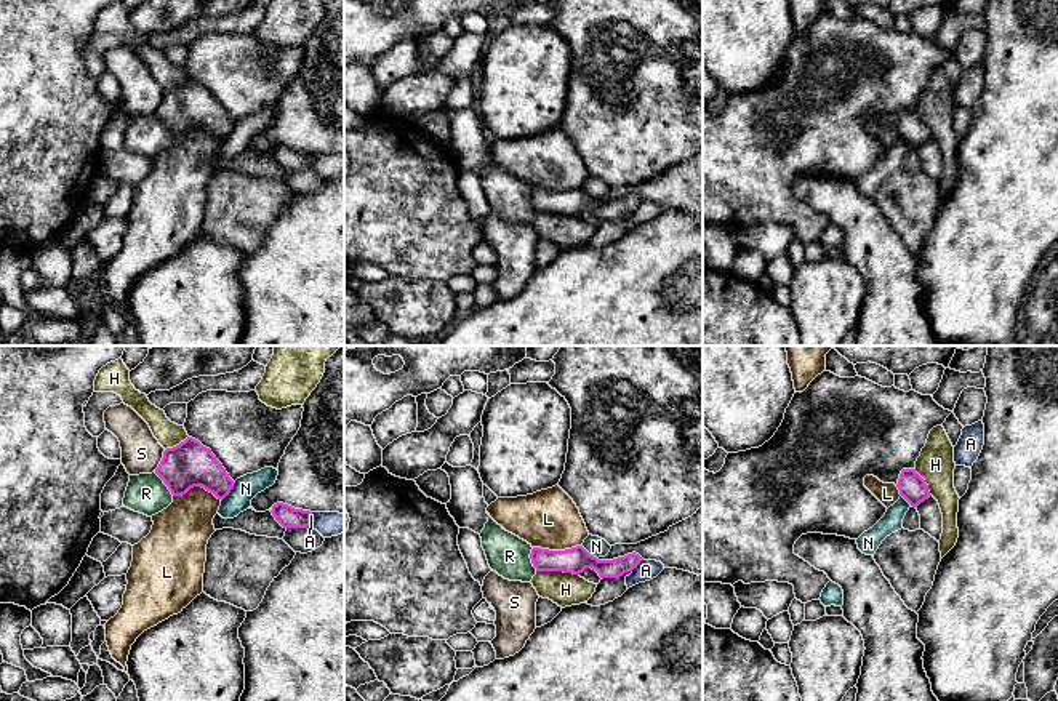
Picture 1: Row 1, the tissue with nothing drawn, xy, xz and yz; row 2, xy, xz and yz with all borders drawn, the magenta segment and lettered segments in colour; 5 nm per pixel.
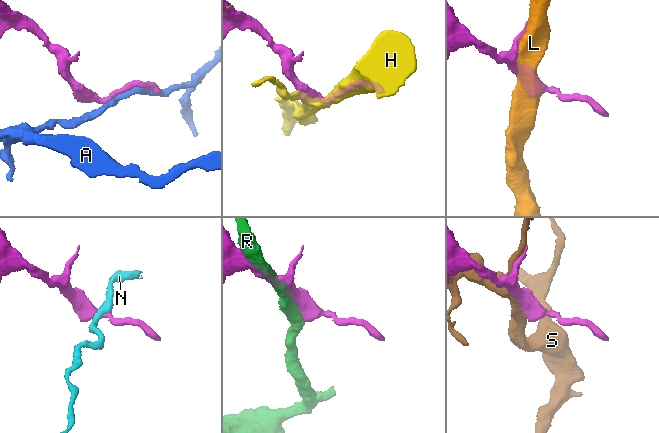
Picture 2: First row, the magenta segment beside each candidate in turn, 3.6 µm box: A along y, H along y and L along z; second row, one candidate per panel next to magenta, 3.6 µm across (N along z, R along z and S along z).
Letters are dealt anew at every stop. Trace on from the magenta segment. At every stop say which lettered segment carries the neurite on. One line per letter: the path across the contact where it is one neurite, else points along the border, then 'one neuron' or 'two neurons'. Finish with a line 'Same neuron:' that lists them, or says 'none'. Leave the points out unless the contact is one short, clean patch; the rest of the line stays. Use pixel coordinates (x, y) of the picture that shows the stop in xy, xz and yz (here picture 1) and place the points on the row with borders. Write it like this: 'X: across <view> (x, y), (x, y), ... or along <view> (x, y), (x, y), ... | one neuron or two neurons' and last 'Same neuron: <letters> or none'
A: two neurons
H: two neurons
L: two neurons
N: along xy (236, 482), (221, 501) | two neurons
R: two neurons
S: two neurons
Same neuron: none

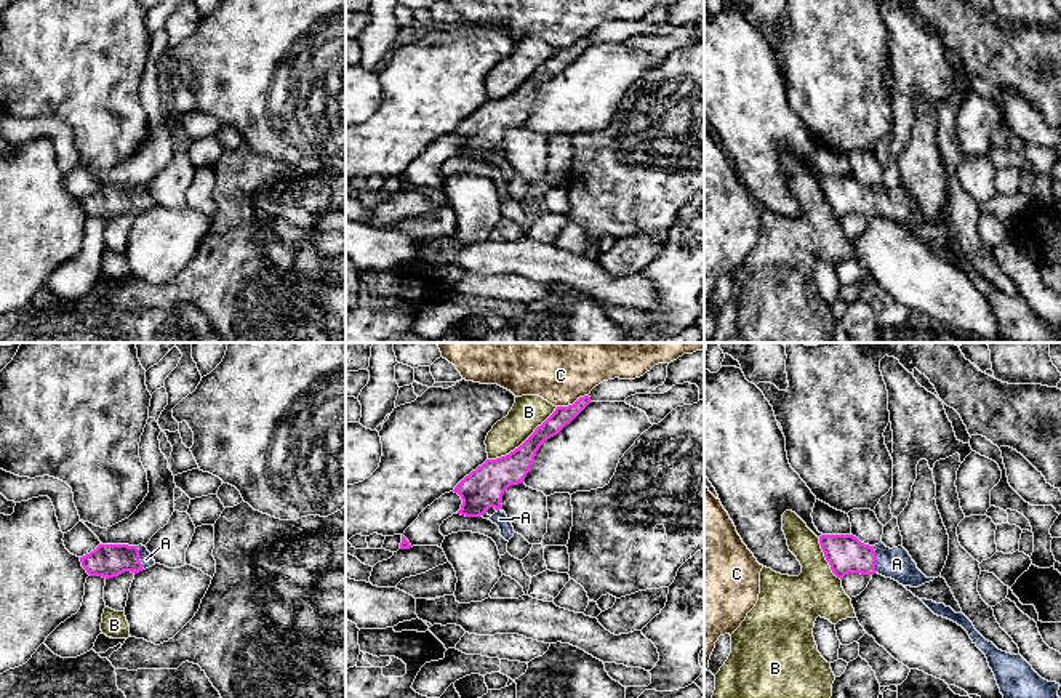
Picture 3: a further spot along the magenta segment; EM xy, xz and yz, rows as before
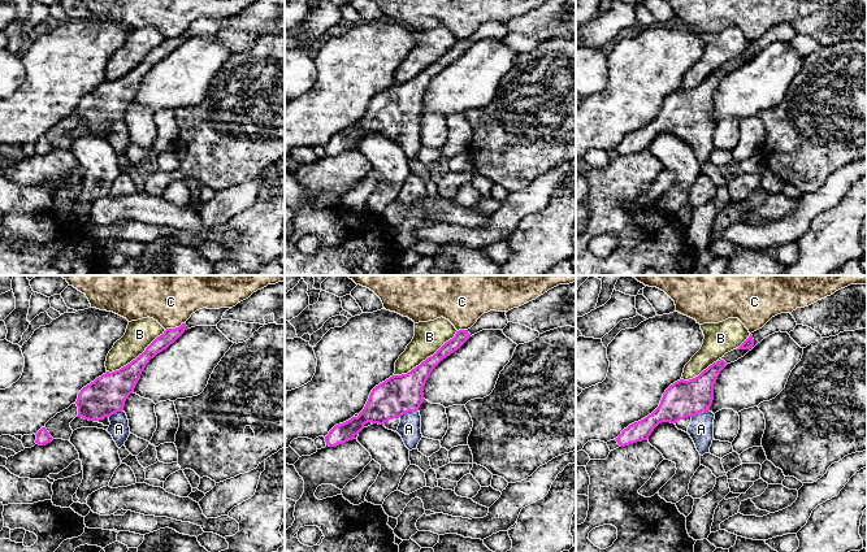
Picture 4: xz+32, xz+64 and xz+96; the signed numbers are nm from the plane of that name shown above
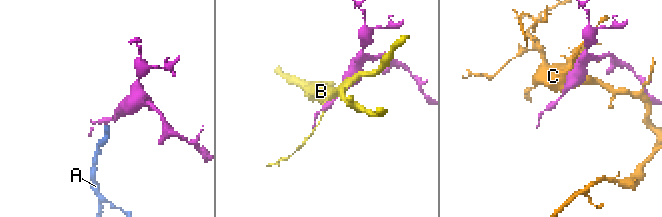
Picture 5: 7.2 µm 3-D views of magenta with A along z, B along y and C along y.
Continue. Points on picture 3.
A: across yz (845, 554), (874, 559), (896, 564) | one neuron
B: two neurons
C: two neurons
Same neuron: A

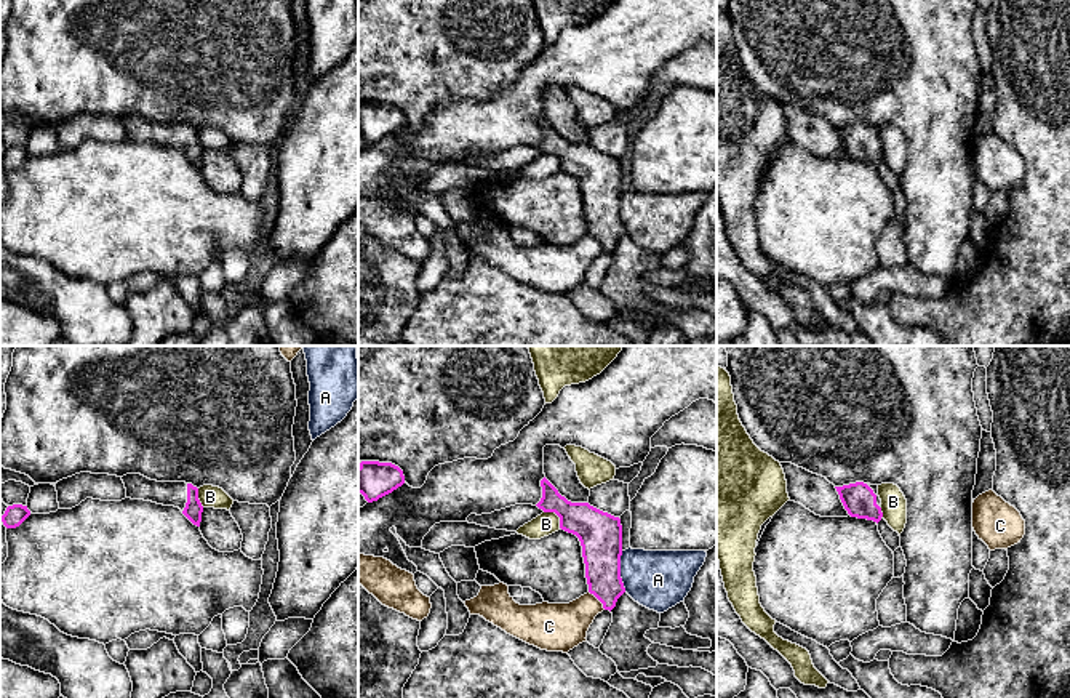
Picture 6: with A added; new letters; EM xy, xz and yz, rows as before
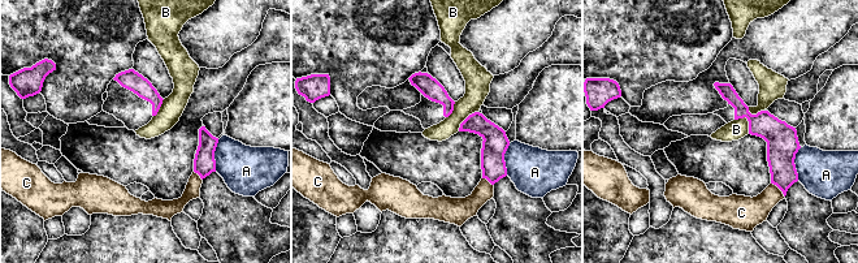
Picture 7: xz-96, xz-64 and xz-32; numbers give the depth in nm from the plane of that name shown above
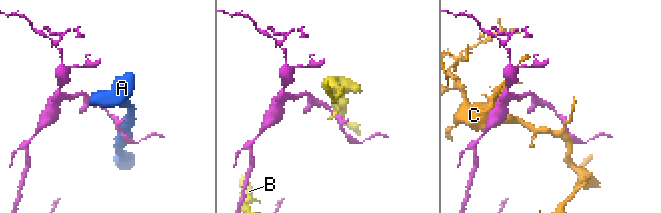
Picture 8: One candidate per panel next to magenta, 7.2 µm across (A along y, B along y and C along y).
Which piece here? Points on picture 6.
A: two neurons
B: along xz (544, 511), (552, 511), (558, 517), (560, 527) | two neurons
C: two neurons
Same neuron: none

